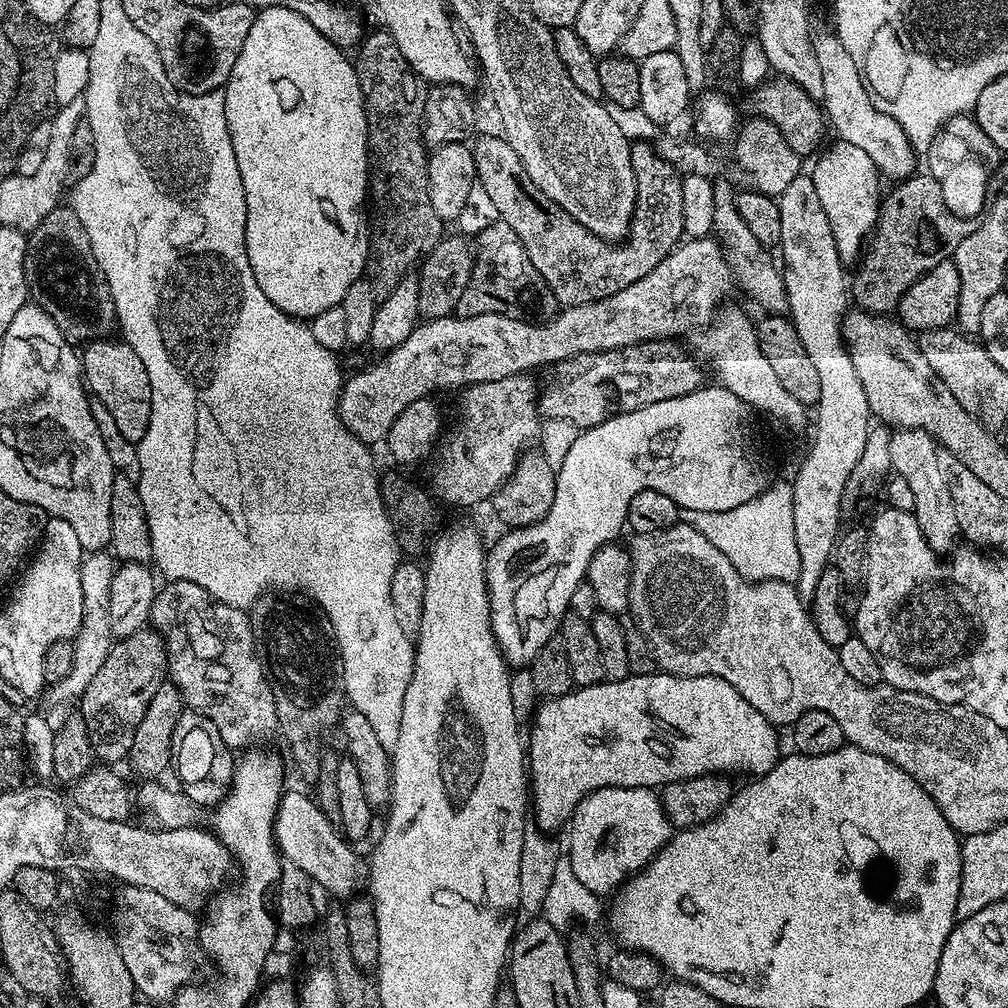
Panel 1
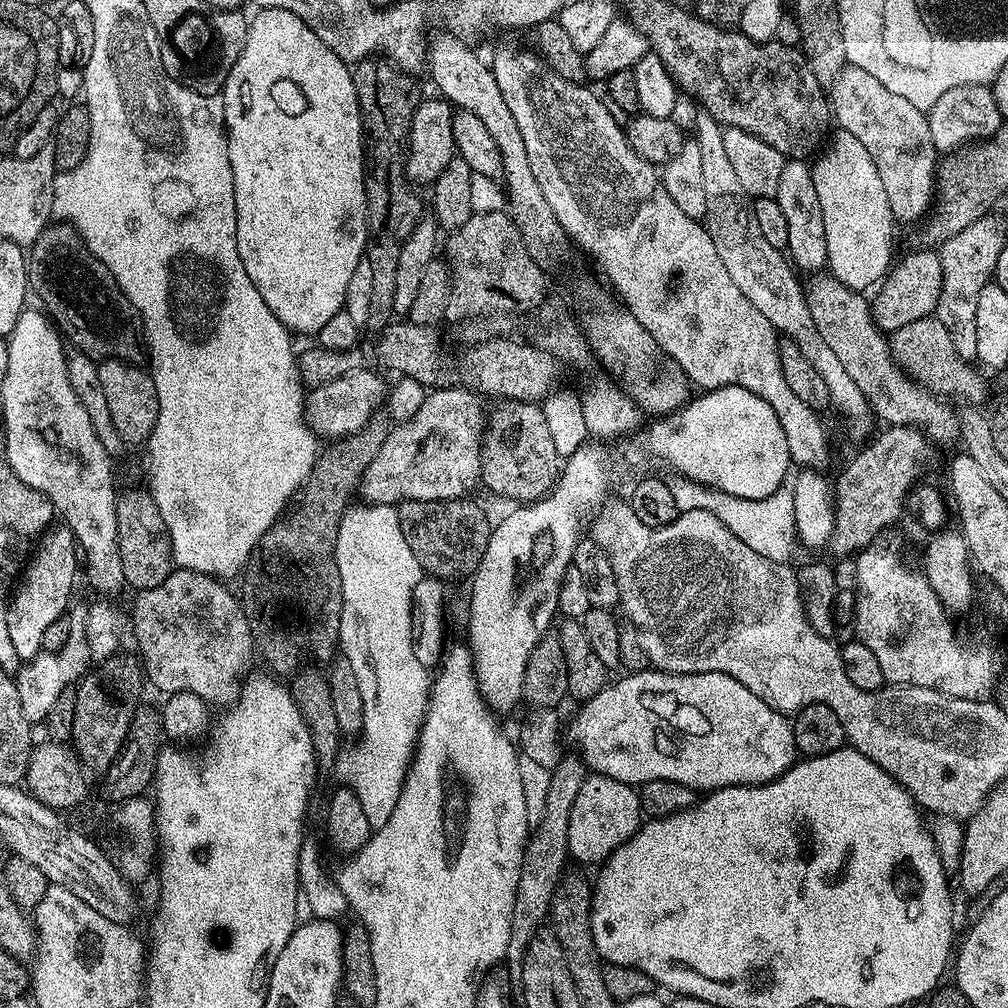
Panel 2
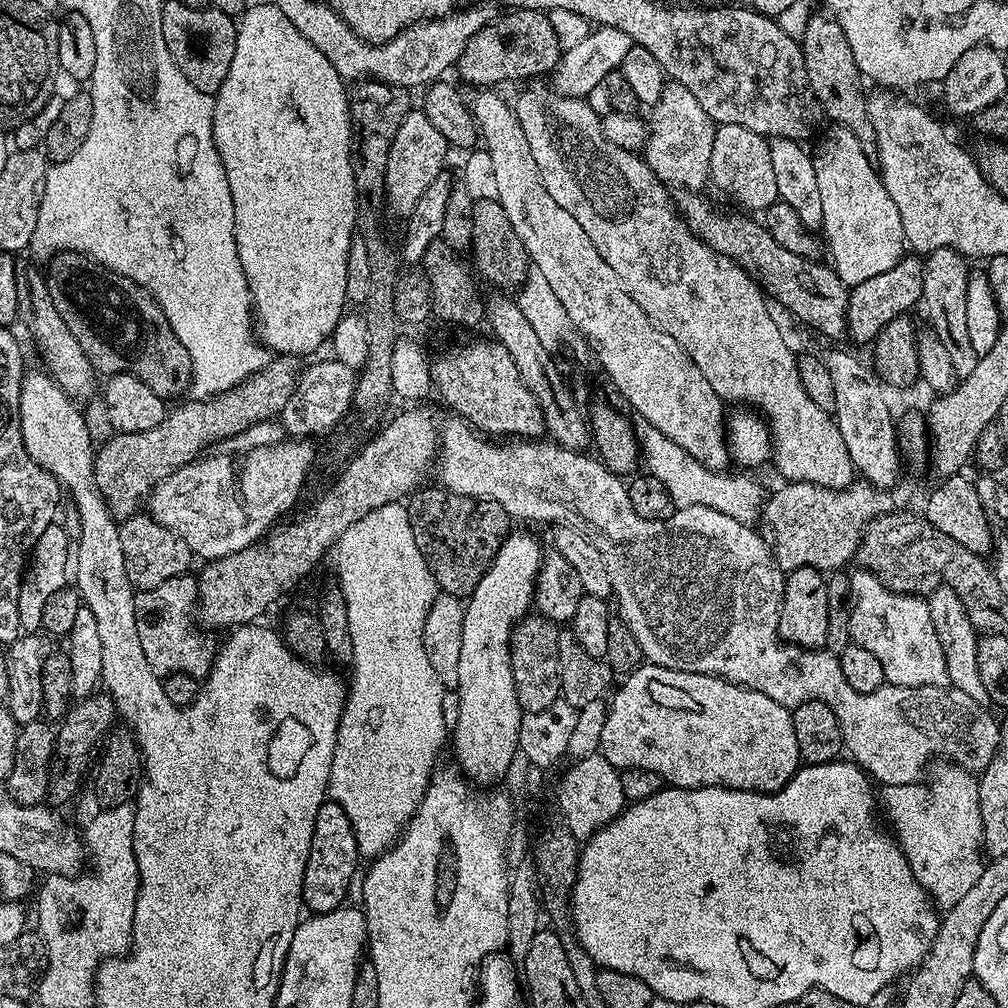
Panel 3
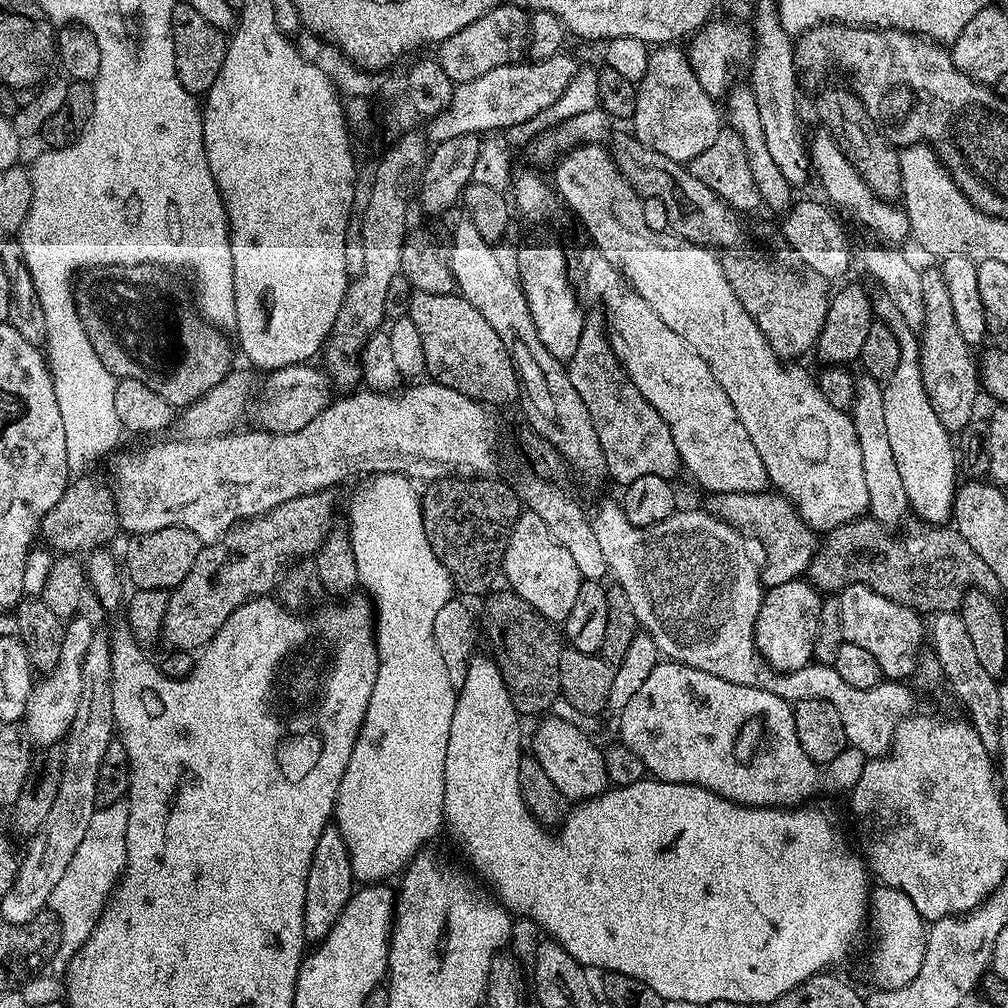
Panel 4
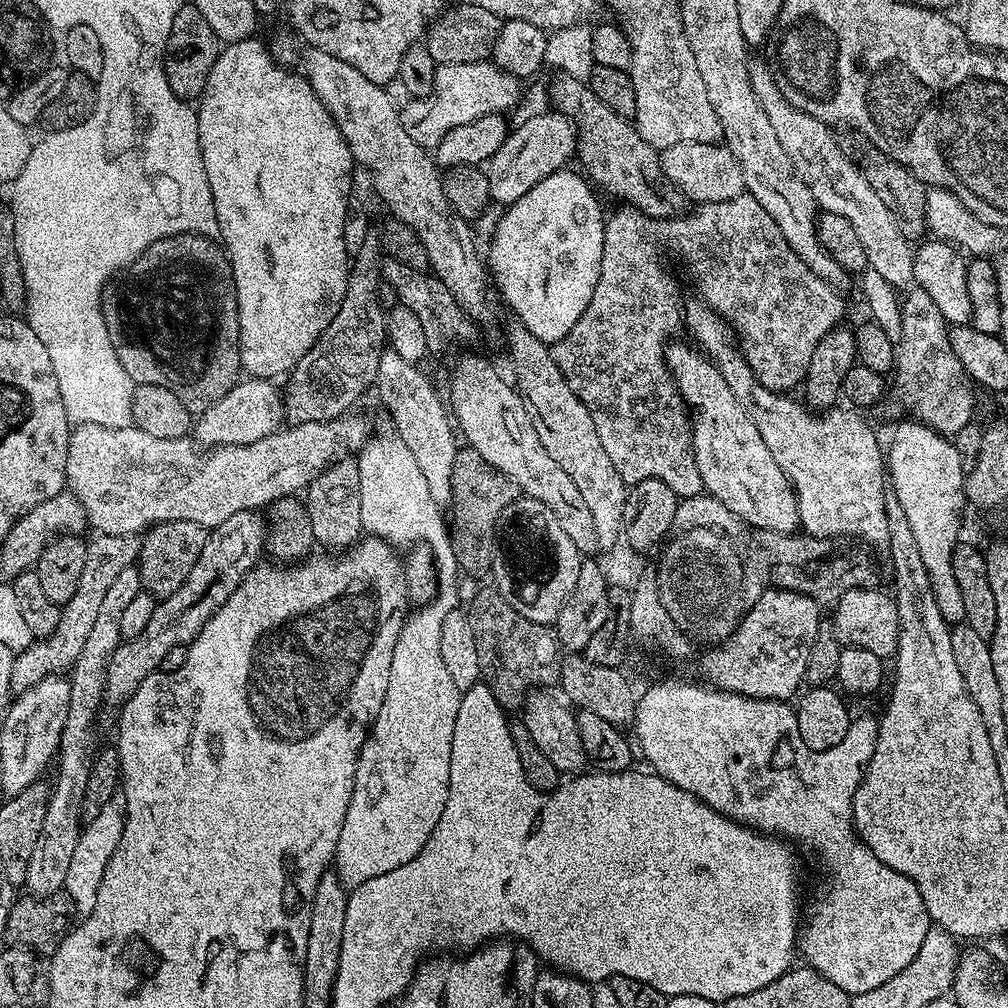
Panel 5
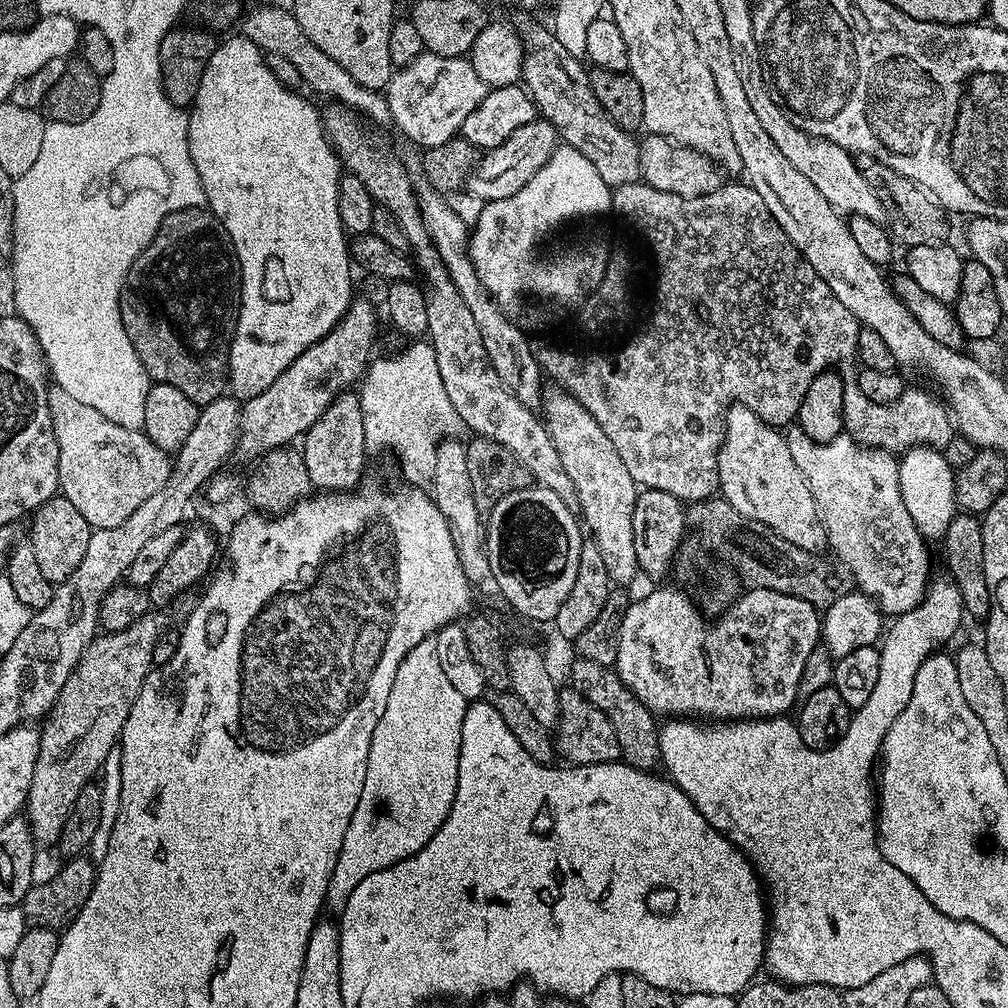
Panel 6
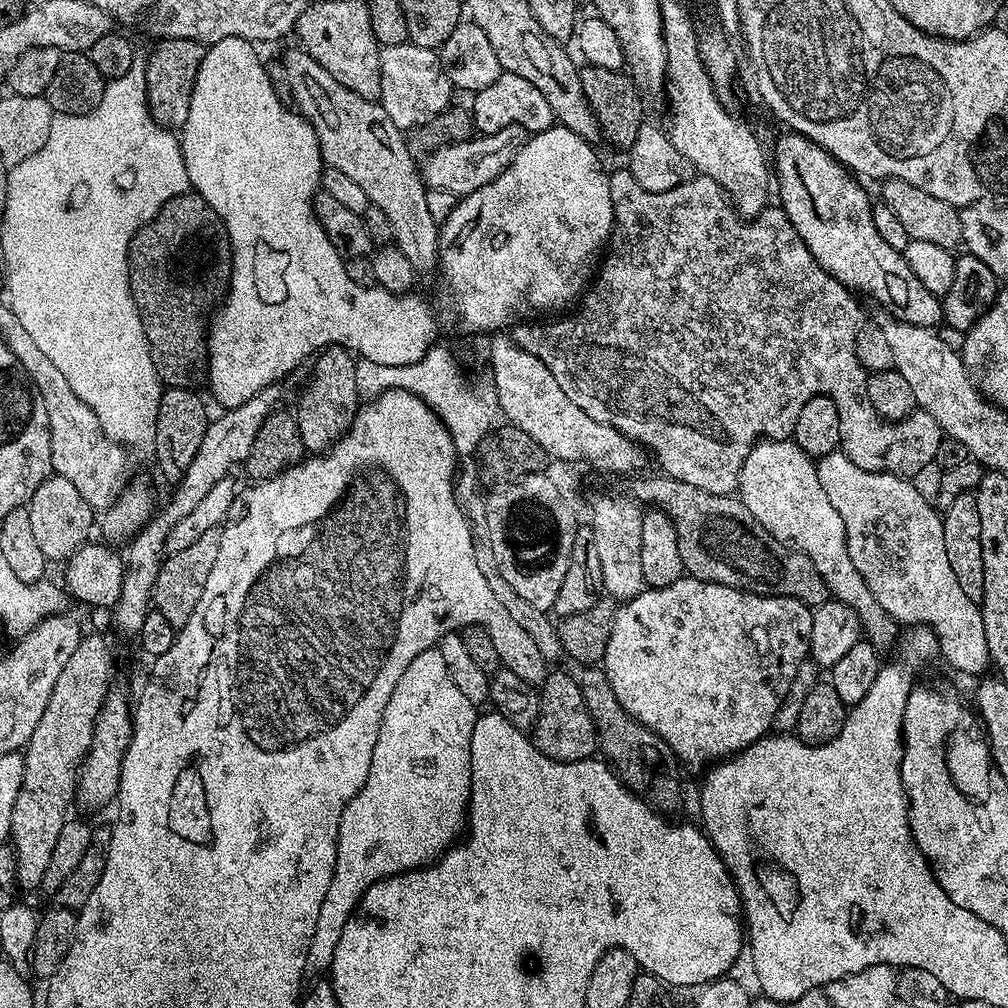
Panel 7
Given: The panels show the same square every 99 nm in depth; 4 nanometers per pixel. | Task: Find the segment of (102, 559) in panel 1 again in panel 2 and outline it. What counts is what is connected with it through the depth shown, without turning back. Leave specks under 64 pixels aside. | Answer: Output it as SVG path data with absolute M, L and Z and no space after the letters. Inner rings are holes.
M84 606L75 608L73 607L70 612L72 633L66 646L62 646L62 650L57 652L41 650L33 660L27 661L15 673L14 679L18 698L22 701L22 714L26 714L29 724L33 726L43 725L44 720L50 714L50 709L54 707L54 702L58 702L60 695L69 691L89 671L90 665L93 663L90 654L90 642L86 642L86 614L88 609Z

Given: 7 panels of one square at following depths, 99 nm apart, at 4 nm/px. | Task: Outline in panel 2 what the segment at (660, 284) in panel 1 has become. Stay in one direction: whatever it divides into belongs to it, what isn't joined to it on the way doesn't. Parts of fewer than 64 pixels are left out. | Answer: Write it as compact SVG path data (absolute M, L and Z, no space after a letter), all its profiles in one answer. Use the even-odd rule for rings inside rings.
M354 370L311 389L304 402L304 419L307 420L317 437L343 438L362 430L381 411L386 400L386 384L379 371Z

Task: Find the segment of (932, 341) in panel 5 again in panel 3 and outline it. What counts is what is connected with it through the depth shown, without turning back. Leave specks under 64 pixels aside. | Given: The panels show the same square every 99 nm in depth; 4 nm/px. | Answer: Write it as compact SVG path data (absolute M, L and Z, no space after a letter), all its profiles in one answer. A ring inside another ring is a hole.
M939 248L923 257L924 281L922 304L928 307L931 331L939 337L949 351L950 361L955 365L955 375L963 378L974 370L978 359L974 346L970 346L970 333L966 327L966 286L970 275L969 261L961 252L952 248Z

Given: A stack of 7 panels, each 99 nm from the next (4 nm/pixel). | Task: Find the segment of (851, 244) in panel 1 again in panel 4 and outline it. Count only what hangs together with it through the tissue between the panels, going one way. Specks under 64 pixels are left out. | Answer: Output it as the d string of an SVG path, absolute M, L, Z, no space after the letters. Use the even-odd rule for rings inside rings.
M819 130L812 142L809 141L808 151L811 167L820 178L820 182L827 194L831 205L852 212L853 218L880 239L892 242L891 245L909 237L909 218L903 209L889 201L880 200L865 184L865 180L854 170L853 164L842 154L841 148L827 130Z

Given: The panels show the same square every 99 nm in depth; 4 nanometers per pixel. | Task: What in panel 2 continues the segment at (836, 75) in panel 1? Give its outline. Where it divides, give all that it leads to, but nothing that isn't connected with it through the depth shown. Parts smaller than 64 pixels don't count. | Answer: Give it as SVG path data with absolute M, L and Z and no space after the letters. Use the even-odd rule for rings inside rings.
M848 64L830 85L830 112L841 129L849 131L866 146L886 190L886 201L896 222L908 224L925 215L934 203L938 153L932 145L928 117L906 98L890 94L878 78Z

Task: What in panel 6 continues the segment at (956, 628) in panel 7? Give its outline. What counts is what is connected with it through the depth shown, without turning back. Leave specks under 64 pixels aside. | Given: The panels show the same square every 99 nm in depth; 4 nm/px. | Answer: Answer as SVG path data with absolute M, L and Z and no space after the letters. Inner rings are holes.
M799 426L789 427L788 430L786 439L790 458L794 458L794 466L802 470L810 486L818 518L824 527L827 547L829 549L832 547L831 555L848 567L849 574L856 579L855 587L874 600L881 613L895 618L901 616L903 612L917 608L928 590L930 583L928 571L931 570L932 564L928 561L929 545L926 543L926 538L920 533L918 526L914 526L910 510L906 510L906 502L902 502L902 490L898 486L900 466L897 457L881 448L866 448L847 434L823 444L806 438L806 434Z

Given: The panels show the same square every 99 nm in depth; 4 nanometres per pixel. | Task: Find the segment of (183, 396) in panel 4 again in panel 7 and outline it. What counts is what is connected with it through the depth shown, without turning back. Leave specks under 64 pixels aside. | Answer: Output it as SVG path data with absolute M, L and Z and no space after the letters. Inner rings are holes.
M189 190L170 198L155 218L143 224L134 234L128 247L128 281L161 385L195 389L200 386L196 384L203 385L207 381L210 313L223 301L230 277L232 239L218 214L197 192Z

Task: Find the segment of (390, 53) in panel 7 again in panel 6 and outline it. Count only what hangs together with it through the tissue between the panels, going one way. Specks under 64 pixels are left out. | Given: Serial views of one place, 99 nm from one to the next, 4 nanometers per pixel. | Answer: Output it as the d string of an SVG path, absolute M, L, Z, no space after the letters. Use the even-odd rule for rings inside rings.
M427 50L410 63L397 67L388 80L386 97L391 123L408 140L427 150L440 146L459 133L462 122L486 98L490 91L486 82L478 78L471 59L464 56L439 56Z

